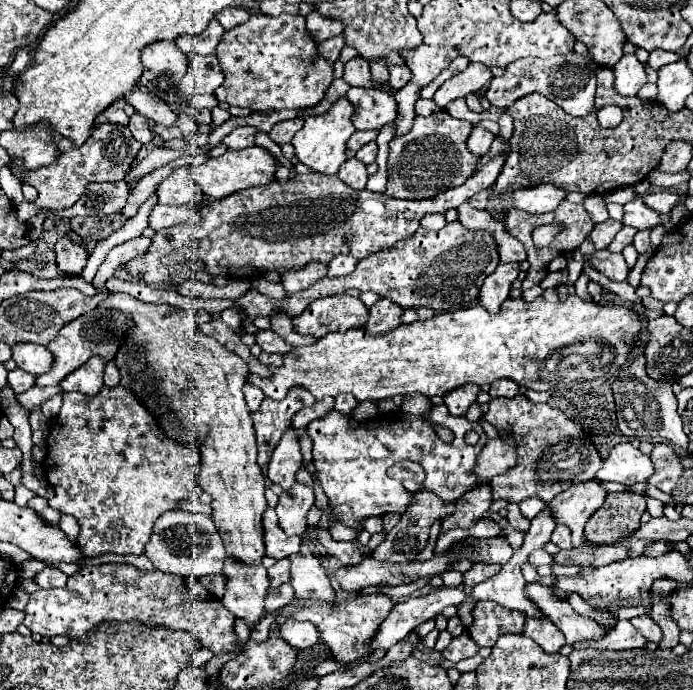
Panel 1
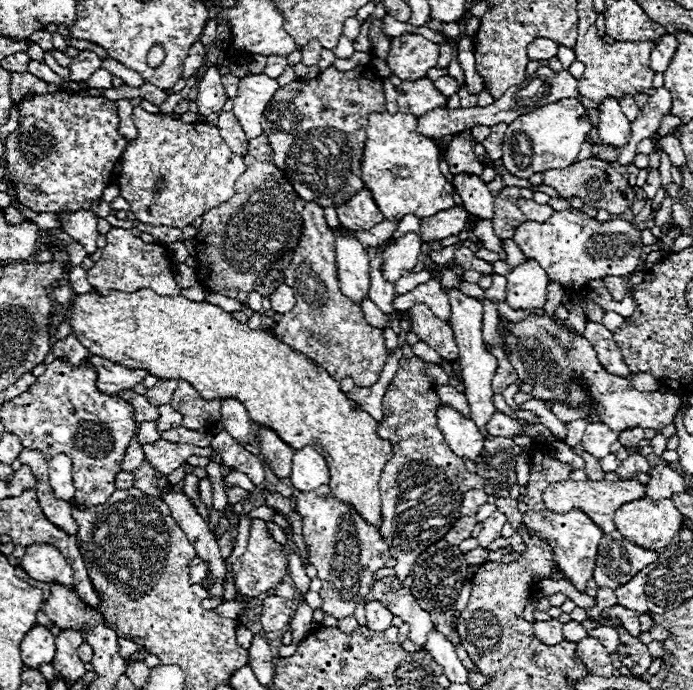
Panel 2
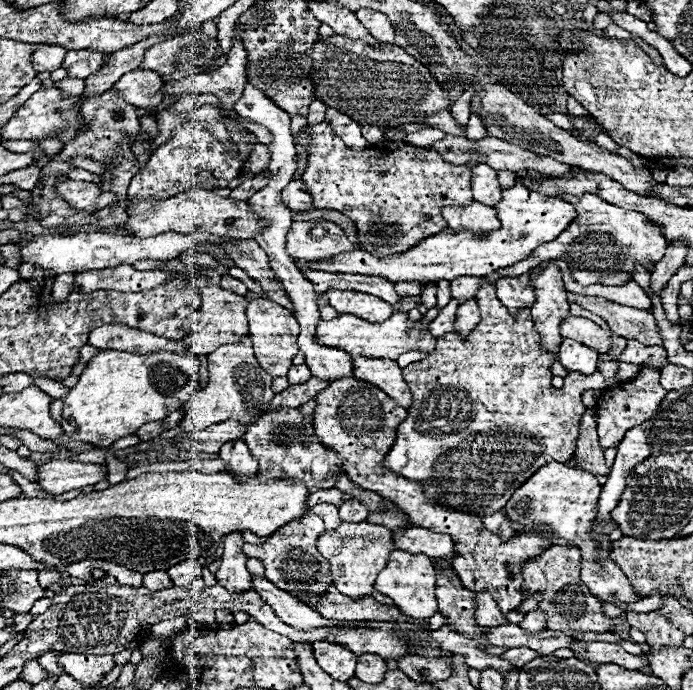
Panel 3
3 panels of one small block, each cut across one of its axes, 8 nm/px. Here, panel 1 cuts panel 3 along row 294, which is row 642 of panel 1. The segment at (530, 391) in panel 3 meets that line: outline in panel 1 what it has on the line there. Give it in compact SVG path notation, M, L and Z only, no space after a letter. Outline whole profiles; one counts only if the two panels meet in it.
M478 602L472 636L478 646L492 648L502 634L522 634L526 616L496 602Z

